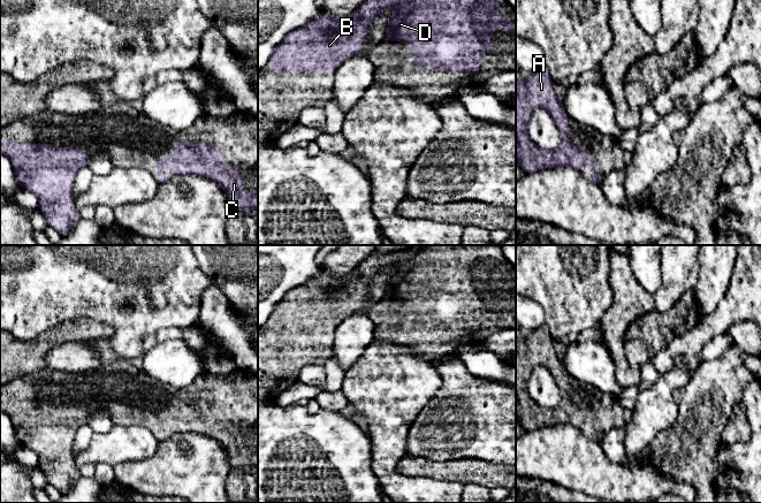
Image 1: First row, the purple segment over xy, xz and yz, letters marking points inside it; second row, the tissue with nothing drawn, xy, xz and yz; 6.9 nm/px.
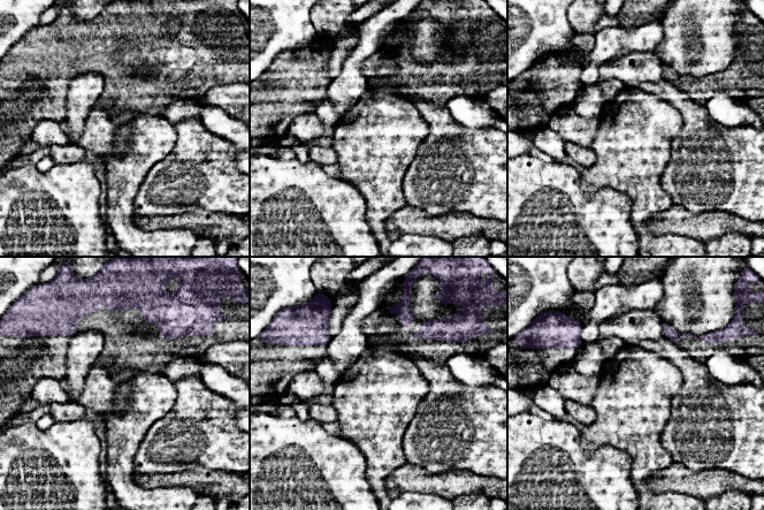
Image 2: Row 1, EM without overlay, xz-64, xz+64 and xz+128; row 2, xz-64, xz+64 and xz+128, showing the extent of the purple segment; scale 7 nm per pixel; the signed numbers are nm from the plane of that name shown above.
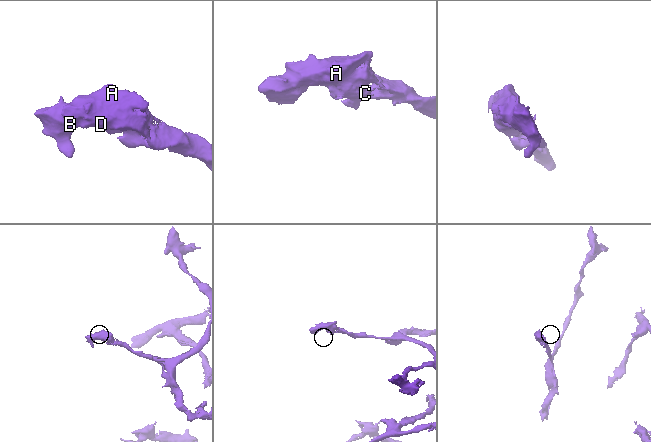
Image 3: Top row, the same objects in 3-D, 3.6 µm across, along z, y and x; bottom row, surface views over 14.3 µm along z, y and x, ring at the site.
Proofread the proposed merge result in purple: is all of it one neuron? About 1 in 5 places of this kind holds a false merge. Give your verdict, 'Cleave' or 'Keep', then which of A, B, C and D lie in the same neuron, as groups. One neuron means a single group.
Keep. Groups: A B C D

